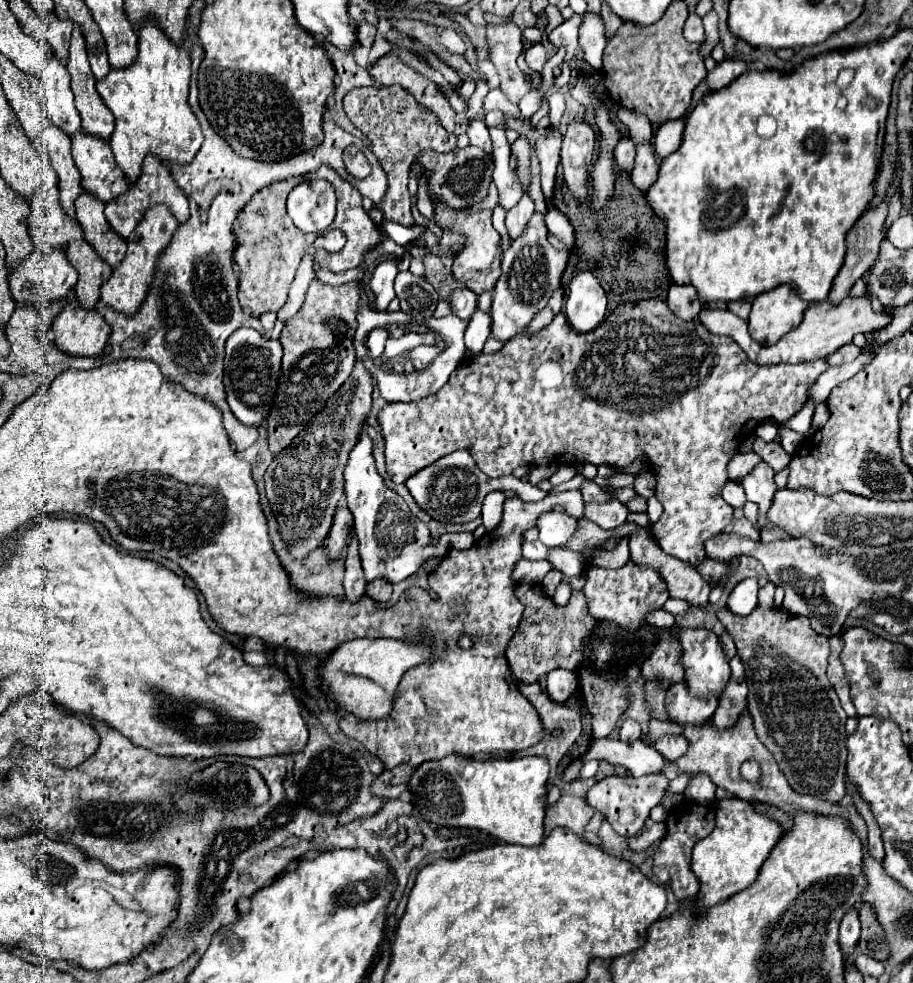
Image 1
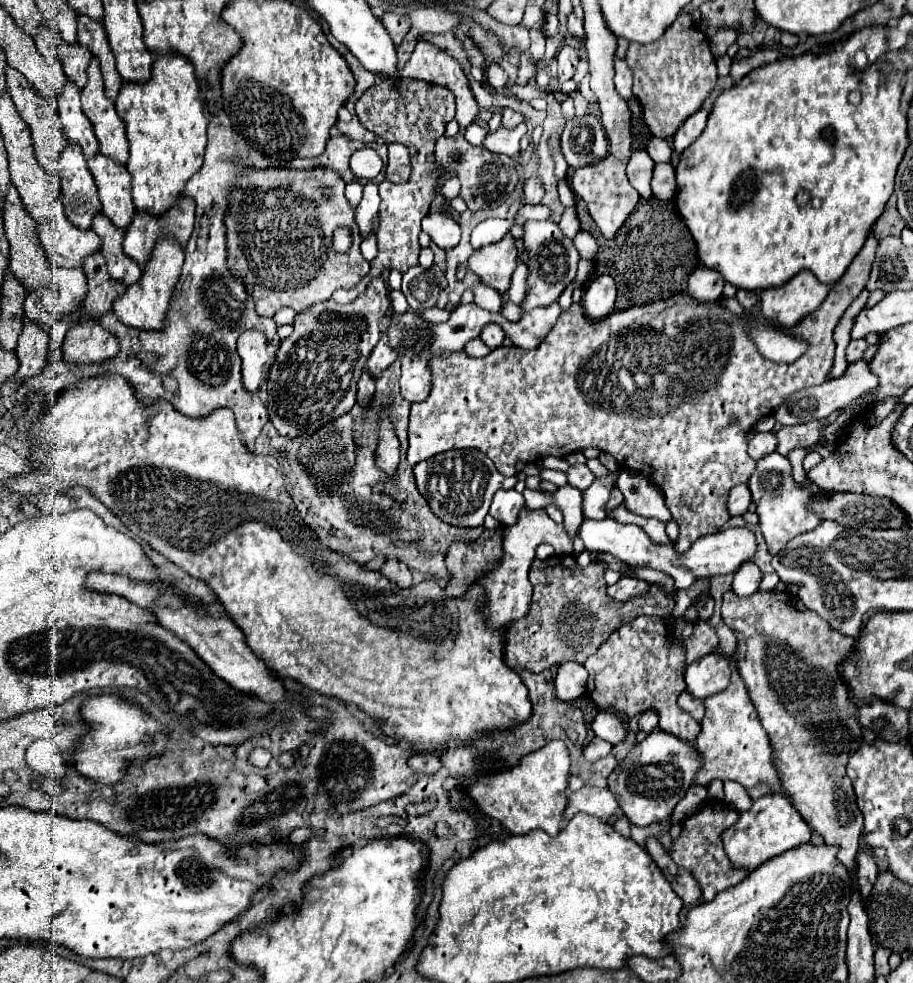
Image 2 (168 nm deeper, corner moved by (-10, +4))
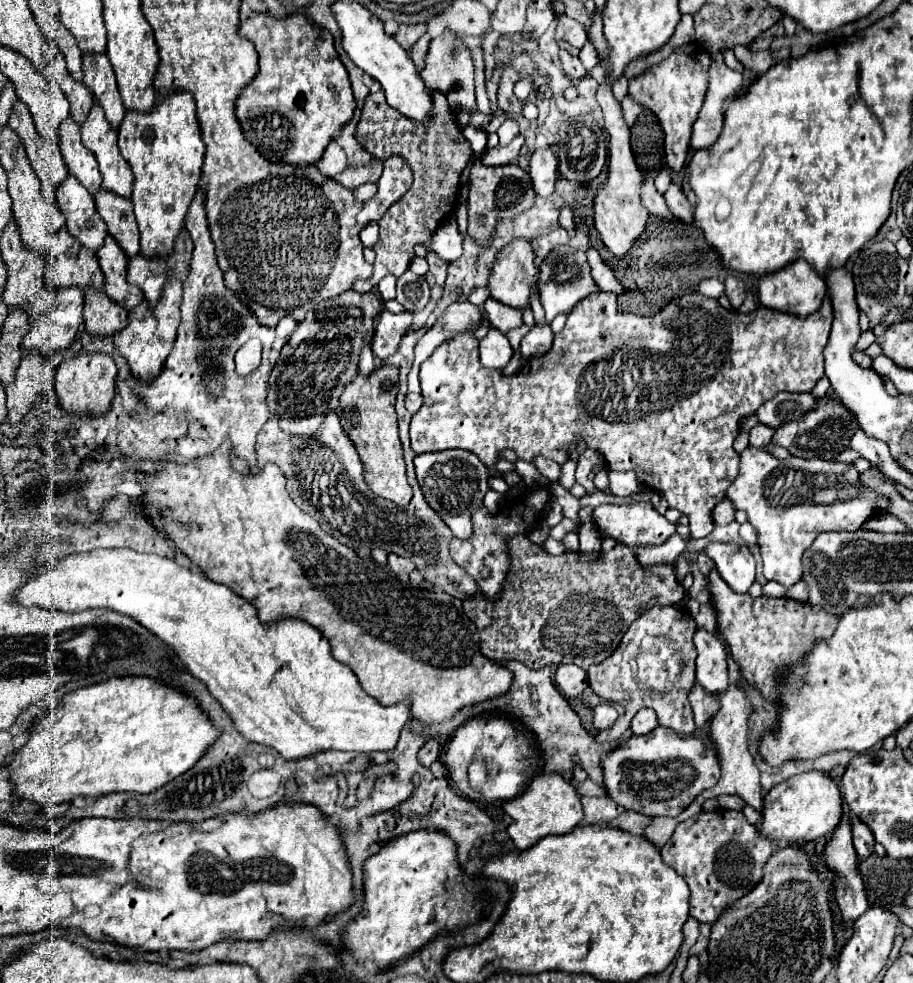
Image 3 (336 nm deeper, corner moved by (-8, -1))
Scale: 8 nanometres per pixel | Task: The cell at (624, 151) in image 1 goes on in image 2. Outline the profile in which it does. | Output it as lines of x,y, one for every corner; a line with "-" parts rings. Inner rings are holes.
644,149
634,151
630,155
630,161
628,161
628,179
630,179
630,183
634,185
634,189
644,199
652,197
652,191
650,191
652,167
654,167
654,161
652,161
652,157

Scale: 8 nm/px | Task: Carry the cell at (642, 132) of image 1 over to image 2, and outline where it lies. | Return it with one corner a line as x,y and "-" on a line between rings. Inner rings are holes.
650,133
650,139
648,139
648,149
650,157
656,161
656,163
662,163
662,161
670,161
670,155
672,155
672,149
668,145
666,139
658,139

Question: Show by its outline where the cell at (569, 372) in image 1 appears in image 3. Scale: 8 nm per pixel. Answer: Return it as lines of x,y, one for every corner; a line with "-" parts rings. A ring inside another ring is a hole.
598,292
588,296
586,300
582,300
570,314
568,314
568,322
564,326
564,330
560,334
554,336
554,344
550,348
548,354
532,358
522,372
514,374
514,376
504,376
500,370
492,370
480,364
478,360
478,340
472,332
466,332
464,336
454,336
452,340
444,342
440,348
434,350
434,354
420,366
420,382
422,382
422,396
424,396
424,404
422,408
412,416
410,422
410,440
412,440
412,450
416,454
424,454
424,452
440,452
440,450
450,450
450,448
464,448
470,450
474,454
478,454
478,458
488,466
494,468
496,460
500,460
500,452
504,448
514,448
518,458
530,462
534,456
544,456
550,458
558,464
563,464
569,459
568,446
572,442
576,442
576,434
582,434
584,442
588,448
600,452
610,470
618,470
618,472
636,472
640,482
660,494
666,496
670,508
680,510
686,518
688,518
688,528
690,528
690,536
692,538
706,538
712,528
712,508
724,498
724,492
728,488
728,484
732,484
732,480
738,474
738,462
740,456
738,452
734,452
732,442
738,436
738,422
742,422
742,418
752,416
760,404
764,404
766,400
770,400
774,394
778,392
810,392
814,388
814,384
824,376
824,358
822,358
822,350
828,342
830,336
830,326
832,326
832,302
830,298
826,298
822,302
822,306
806,316
806,318
798,318
792,316
788,312
776,312
770,308
756,308
754,312
748,314
740,314
736,310
728,312
724,310
718,300
700,296
700,294
684,294
676,300
672,300
666,308
662,308
660,312
652,314
652,316
642,316
642,348
638,348
636,336
630,338
630,322
626,324
626,314
622,314
618,310
618,300
612,292
-
640,350
644,350
644,358
642,358
642,366
640,366
640,378
638,382
632,382
626,372
624,372
624,364
628,362
628,358
636,360
636,354
642,354

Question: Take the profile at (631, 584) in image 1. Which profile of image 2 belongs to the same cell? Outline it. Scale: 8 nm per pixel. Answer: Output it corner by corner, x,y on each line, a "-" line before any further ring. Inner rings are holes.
620,577
618,583
608,587
608,597
614,601
630,601
636,597
644,597
650,591
650,583
638,577

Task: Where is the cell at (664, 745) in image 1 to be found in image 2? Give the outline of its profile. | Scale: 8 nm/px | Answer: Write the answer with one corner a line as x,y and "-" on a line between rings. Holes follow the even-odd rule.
638,617
622,625
586,659
584,667
590,673
586,689
600,709
612,707
616,713
633,717
639,714
639,705
650,705
660,713
662,731
686,743
698,737
700,725
676,705
678,695
684,691
684,649
670,639
670,631
662,619

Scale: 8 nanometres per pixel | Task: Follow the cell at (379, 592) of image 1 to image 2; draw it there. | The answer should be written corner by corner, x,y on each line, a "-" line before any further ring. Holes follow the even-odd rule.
386,559
380,573
386,575
398,587
410,587
412,585
412,575
410,575
408,567
404,563
400,563
398,559

